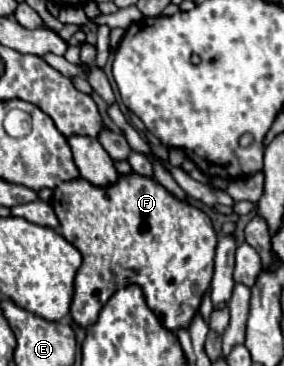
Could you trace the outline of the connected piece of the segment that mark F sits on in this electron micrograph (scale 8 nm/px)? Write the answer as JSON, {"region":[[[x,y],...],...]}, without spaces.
{"region":[[[134,171],[128,175],[120,175],[114,183],[106,187],[96,187],[82,177],[74,181],[64,181],[54,189],[50,203],[60,221],[62,237],[72,243],[82,255],[82,265],[76,273],[74,299],[70,307],[70,315],[78,325],[92,325],[110,295],[128,283],[138,283],[142,287],[148,307],[170,331],[190,325],[190,321],[198,313],[202,295],[210,287],[214,273],[216,231],[204,211],[192,207],[182,199],[176,199],[156,179],[138,175]]]}

